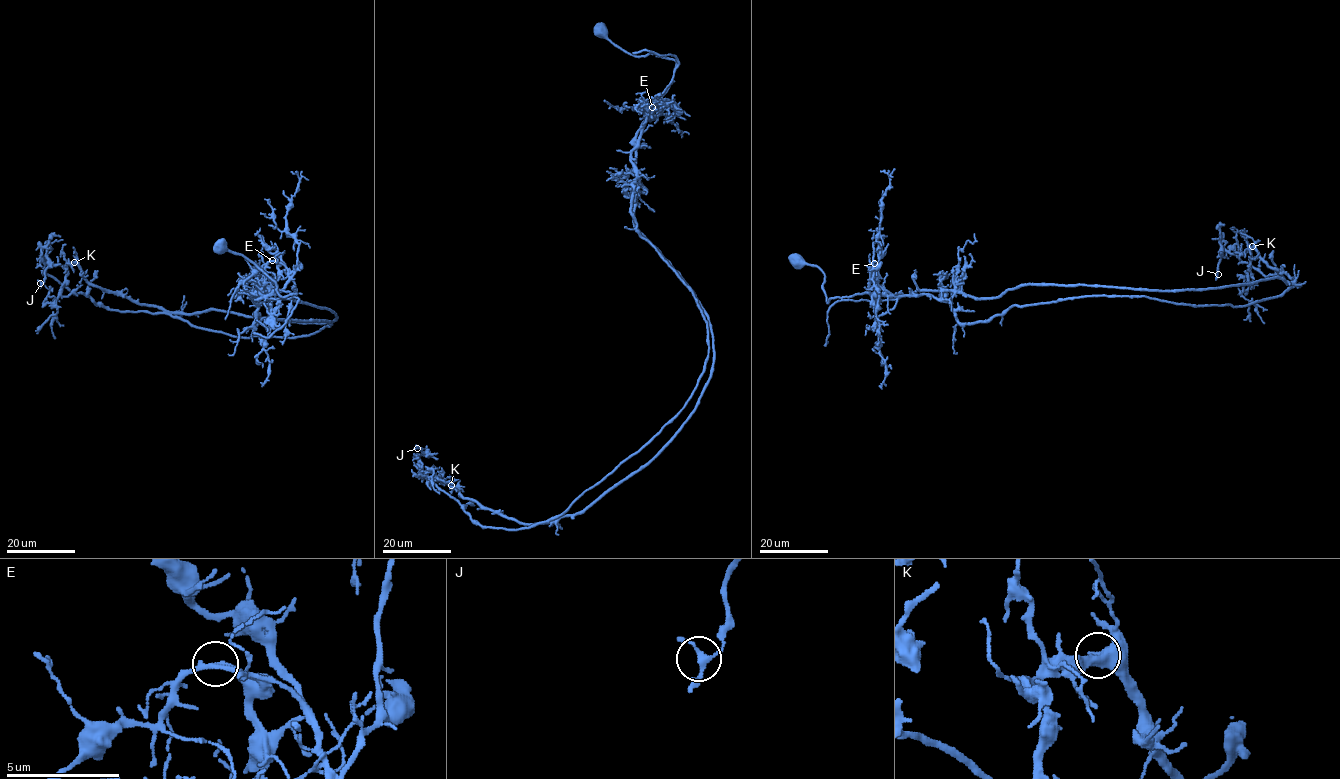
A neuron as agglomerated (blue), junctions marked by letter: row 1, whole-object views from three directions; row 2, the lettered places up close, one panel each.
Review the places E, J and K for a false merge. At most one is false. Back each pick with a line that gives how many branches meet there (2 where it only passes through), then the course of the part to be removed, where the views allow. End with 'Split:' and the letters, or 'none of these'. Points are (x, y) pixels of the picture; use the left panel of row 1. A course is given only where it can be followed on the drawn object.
E: 2 branches meet; foreign part runs (272, 261), (280, 275), (256, 306), (299, 301), (336, 320), (166, 312), (72, 264), (55, 338)
Split: E

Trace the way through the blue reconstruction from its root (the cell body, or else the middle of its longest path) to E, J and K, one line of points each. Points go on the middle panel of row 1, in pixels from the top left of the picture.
E: (599, 30), (633, 55), (653, 53), (676, 62), (673, 82), (662, 97), (668, 104), (652, 106)
J: (599, 30), (676, 62), (634, 226), (708, 318), (709, 380), (647, 463), (528, 527), (477, 524), (417, 448)
K: (599, 30), (676, 62), (634, 226), (707, 317), (713, 371), (579, 512), (524, 524), (451, 485)

